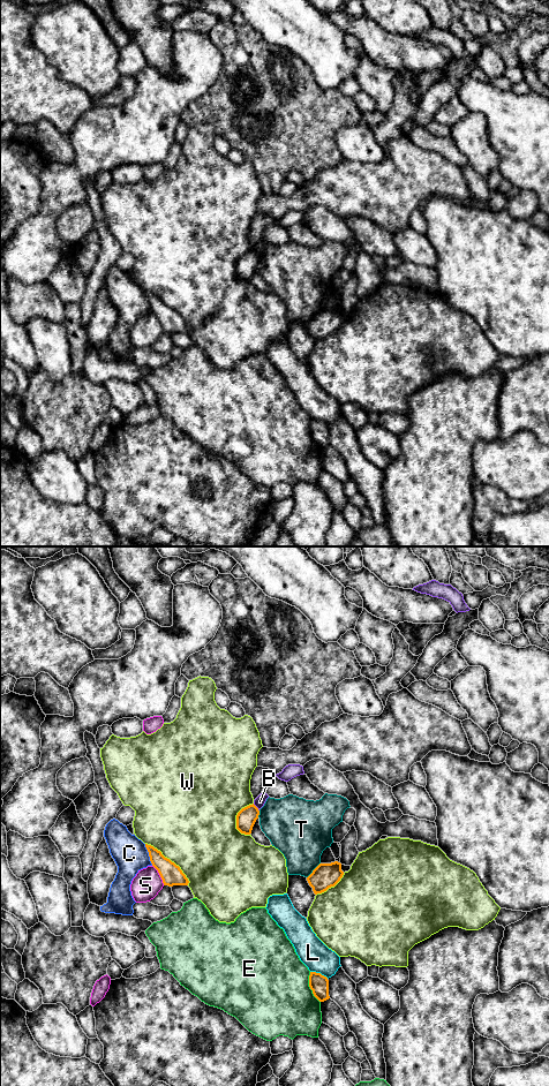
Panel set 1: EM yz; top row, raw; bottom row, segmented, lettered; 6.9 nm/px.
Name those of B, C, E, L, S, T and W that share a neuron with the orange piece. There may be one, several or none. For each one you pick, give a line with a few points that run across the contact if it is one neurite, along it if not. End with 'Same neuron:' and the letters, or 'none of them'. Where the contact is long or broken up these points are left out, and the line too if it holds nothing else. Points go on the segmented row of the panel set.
Same neuron: none of them

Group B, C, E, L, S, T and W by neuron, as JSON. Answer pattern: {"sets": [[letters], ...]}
{"sets": [["B"], ["C"], ["E"], ["L"], ["S"], ["T"], ["W"]]}

